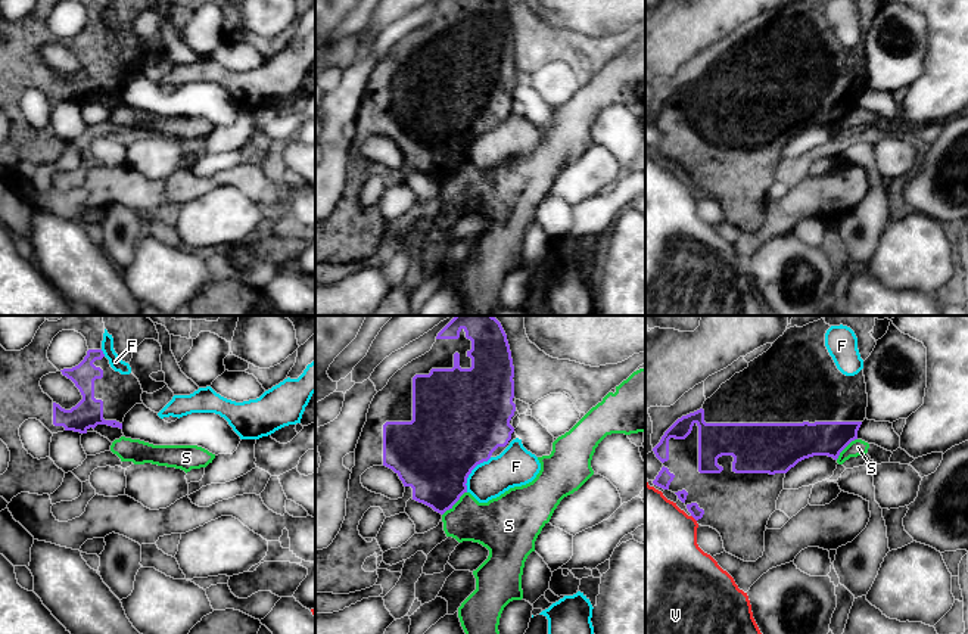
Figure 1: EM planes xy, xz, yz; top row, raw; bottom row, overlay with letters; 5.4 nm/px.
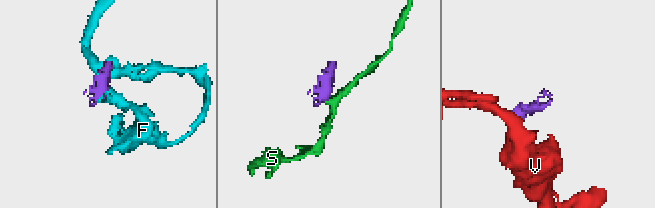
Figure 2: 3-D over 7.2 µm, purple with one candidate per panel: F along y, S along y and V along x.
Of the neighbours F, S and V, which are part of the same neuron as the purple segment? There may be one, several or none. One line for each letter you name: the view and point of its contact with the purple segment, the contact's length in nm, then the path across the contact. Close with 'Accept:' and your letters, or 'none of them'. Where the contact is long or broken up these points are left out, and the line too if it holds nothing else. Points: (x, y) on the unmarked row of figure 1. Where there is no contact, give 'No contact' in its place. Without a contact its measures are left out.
Accept: none of them

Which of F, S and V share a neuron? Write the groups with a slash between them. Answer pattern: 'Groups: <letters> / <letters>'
Groups: F / S / V

